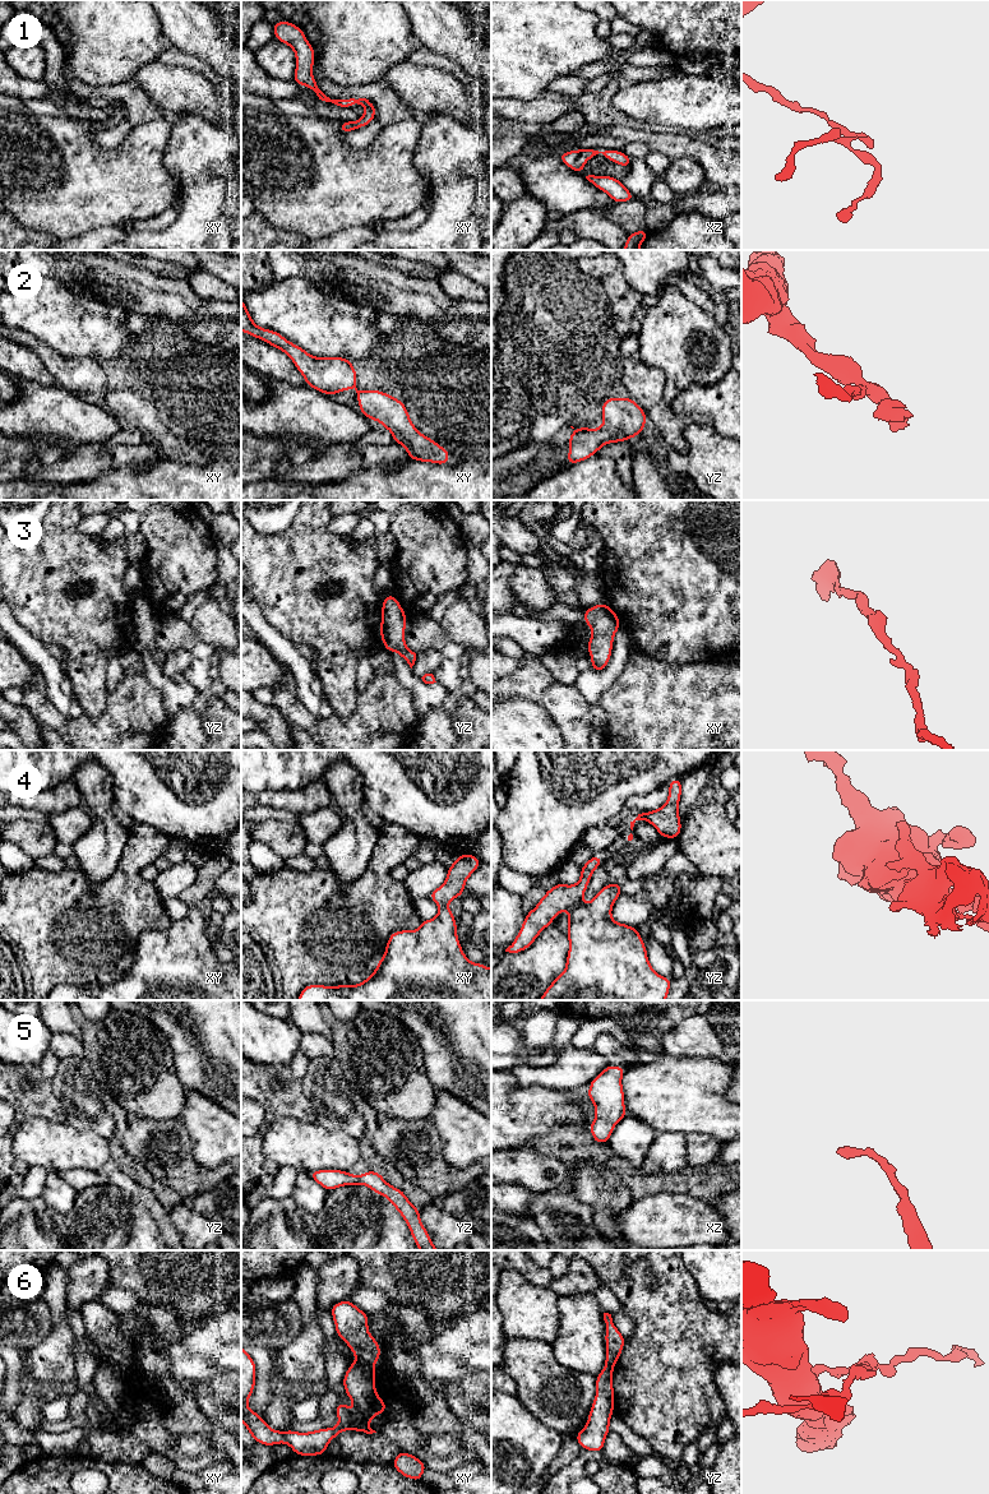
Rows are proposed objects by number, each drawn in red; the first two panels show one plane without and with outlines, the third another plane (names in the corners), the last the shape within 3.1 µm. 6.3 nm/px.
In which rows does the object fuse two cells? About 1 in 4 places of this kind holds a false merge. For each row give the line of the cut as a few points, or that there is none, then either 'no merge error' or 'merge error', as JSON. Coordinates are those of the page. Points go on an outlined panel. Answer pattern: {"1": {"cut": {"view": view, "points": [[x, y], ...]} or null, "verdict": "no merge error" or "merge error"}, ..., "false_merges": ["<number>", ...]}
{"1": {"cut": null, "verdict": "no merge error"}, "2": {"cut": null, "verdict": "no merge error"}, "3": {"cut": null, "verdict": "no merge error"}, "4": {"cut": {"view": "yz", "points": [[581, 903], [569, 910]]}, "verdict": "merge error"}, "5": {"cut": null, "verdict": "no merge error"}, "6": {"cut": {"view": "xy", "points": [[357, 1361], [371, 1367]]}, "verdict": "merge error"}, "false_merges": ["4", "6"]}

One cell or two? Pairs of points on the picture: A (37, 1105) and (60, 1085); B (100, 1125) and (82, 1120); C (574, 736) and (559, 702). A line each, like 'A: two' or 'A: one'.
A: two
B: one
C: one

